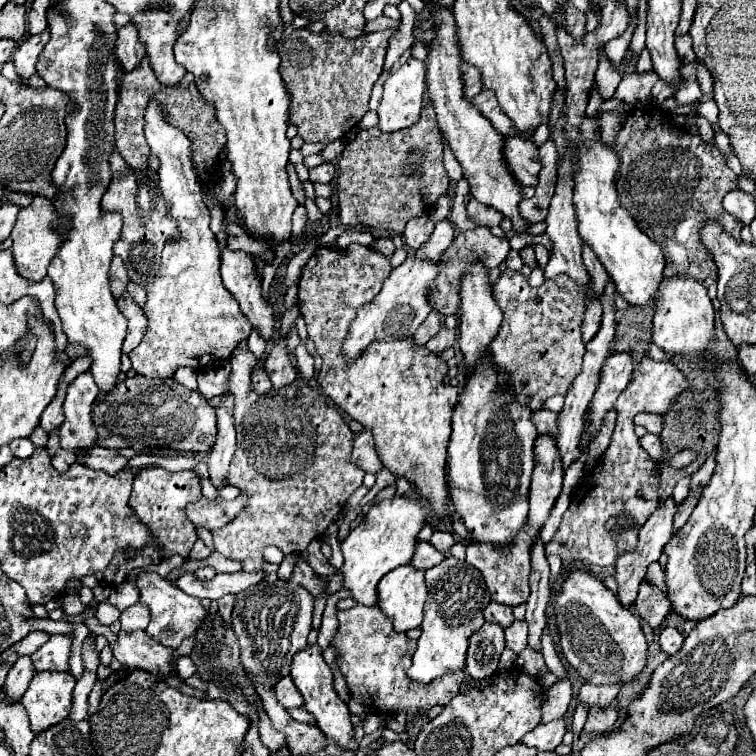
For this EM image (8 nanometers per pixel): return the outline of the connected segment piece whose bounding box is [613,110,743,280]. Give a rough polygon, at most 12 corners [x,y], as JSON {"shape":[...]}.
{"shape":[[633,110],[613,150],[621,204],[663,276],[717,274],[699,240],[737,188],[717,146]]}

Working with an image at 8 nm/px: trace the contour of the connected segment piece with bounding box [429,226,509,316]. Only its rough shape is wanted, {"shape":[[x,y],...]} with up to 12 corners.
{"shape":[[487,226],[459,232],[437,262],[431,308],[459,310],[467,264],[487,270],[507,258],[509,242]]}

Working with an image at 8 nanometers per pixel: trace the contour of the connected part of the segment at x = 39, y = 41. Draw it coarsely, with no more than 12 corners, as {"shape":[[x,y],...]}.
{"shape":[[49,30],[29,36],[13,54],[15,72],[31,78]]}

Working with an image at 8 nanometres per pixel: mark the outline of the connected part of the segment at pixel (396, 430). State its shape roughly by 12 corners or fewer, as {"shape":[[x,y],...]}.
{"shape":[[319,246],[297,306],[321,390],[383,466],[449,506],[457,388],[413,338],[341,344],[389,260]]}

